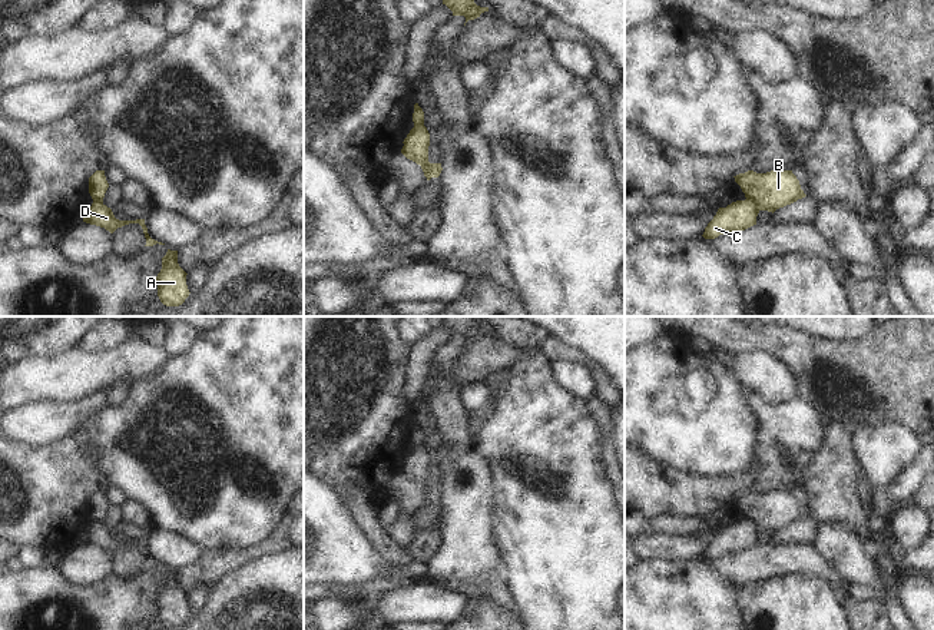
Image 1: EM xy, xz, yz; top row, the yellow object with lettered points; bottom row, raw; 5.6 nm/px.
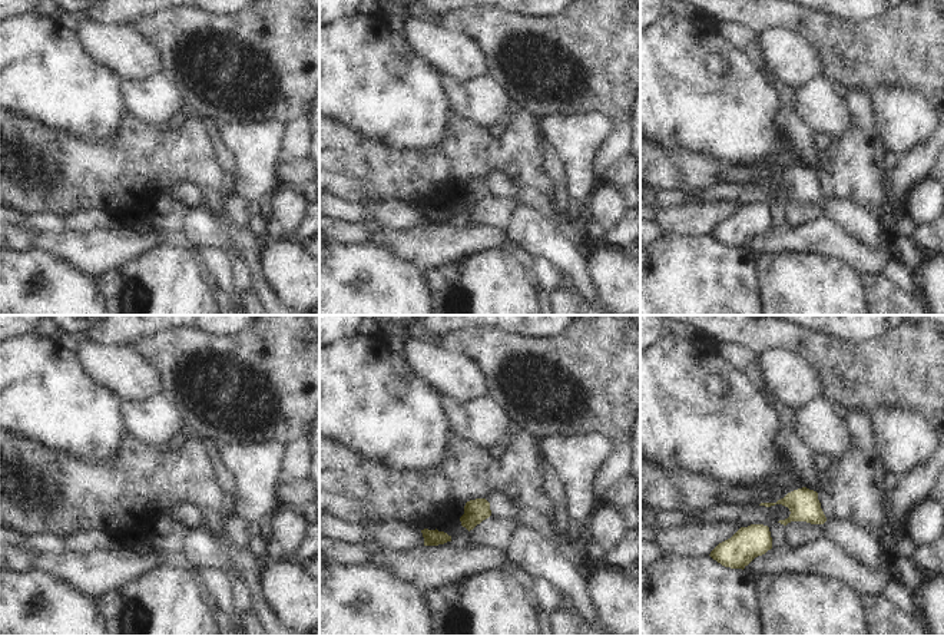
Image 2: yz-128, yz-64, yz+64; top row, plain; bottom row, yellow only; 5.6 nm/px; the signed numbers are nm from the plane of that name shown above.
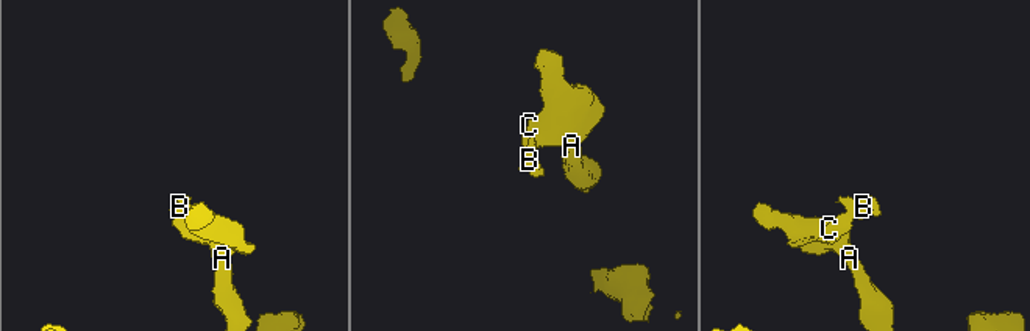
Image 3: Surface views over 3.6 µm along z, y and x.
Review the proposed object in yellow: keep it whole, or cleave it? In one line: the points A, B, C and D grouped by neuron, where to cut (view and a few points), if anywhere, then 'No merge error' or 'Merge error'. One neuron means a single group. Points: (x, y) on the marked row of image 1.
Groups: A C D / B. Split along yz (747, 198), (759, 209). Merge error

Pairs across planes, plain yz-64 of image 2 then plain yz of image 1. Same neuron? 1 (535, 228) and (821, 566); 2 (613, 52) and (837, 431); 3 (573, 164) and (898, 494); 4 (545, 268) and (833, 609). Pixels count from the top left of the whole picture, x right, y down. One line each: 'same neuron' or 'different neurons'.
1: different neurons
2: different neurons
3: different neurons
4: different neurons

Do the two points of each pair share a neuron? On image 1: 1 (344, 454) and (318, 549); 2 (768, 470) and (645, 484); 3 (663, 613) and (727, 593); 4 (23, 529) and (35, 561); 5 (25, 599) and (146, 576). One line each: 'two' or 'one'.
1: two
2: one
3: one
4: two
5: one

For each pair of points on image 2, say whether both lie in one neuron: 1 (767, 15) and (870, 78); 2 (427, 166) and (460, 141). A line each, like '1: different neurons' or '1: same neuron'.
1: same neuron
2: same neuron

